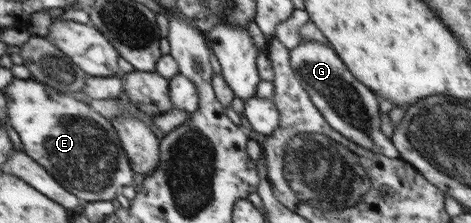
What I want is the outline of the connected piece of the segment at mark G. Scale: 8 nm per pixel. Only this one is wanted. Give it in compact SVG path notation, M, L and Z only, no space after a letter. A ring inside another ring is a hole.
M303 40L297 47L290 49L290 66L295 71L297 80L309 94L313 105L335 131L365 149L388 158L400 157L392 139L382 132L378 94L373 93L359 80L355 80L330 44Z

